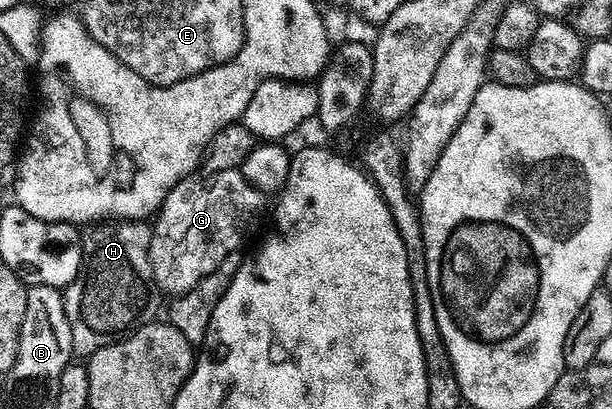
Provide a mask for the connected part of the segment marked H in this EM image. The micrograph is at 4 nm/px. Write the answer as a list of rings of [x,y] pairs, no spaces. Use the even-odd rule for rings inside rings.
[[[97,222],[81,232],[81,268],[63,289],[71,342],[78,357],[88,358],[110,344],[110,338],[120,338],[158,319],[163,296],[149,261],[152,237],[153,229],[145,222]]]

